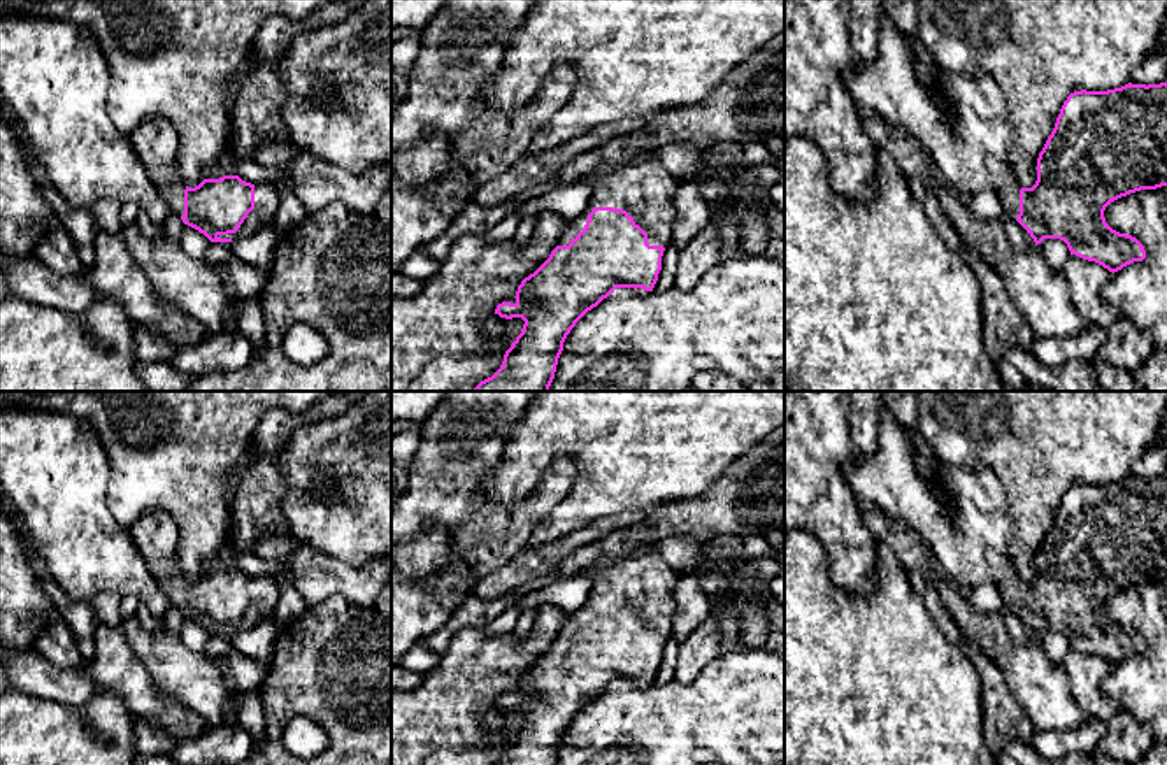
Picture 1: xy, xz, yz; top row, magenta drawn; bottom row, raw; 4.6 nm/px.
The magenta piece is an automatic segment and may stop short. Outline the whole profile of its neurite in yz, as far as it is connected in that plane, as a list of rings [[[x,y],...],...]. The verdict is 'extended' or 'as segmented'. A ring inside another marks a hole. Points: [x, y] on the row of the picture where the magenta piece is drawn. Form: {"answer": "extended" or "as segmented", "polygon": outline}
{"answer": "extended", "polygon": [[[888,16],[881,19],[876,58],[870,63],[855,60],[844,82],[858,109],[870,109],[890,128],[918,139],[932,167],[960,197],[995,191],[1006,219],[1016,219],[1035,246],[1044,239],[1060,239],[1070,254],[1095,261],[1113,274],[1146,258],[1144,246],[1135,237],[1113,230],[1104,211],[1130,193],[1167,186],[1167,82],[1128,82],[1107,91],[1070,93],[1039,153],[1037,181],[1032,188],[1021,188],[1013,175],[1013,128],[999,84],[990,75],[958,74],[941,67],[944,98],[934,98],[916,74],[907,39]]]}

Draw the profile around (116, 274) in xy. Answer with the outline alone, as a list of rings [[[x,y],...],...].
[[[97,230],[95,263],[88,282],[97,293],[119,302],[135,323],[144,323],[175,347],[204,339],[204,328],[179,307],[161,302],[119,233]]]

